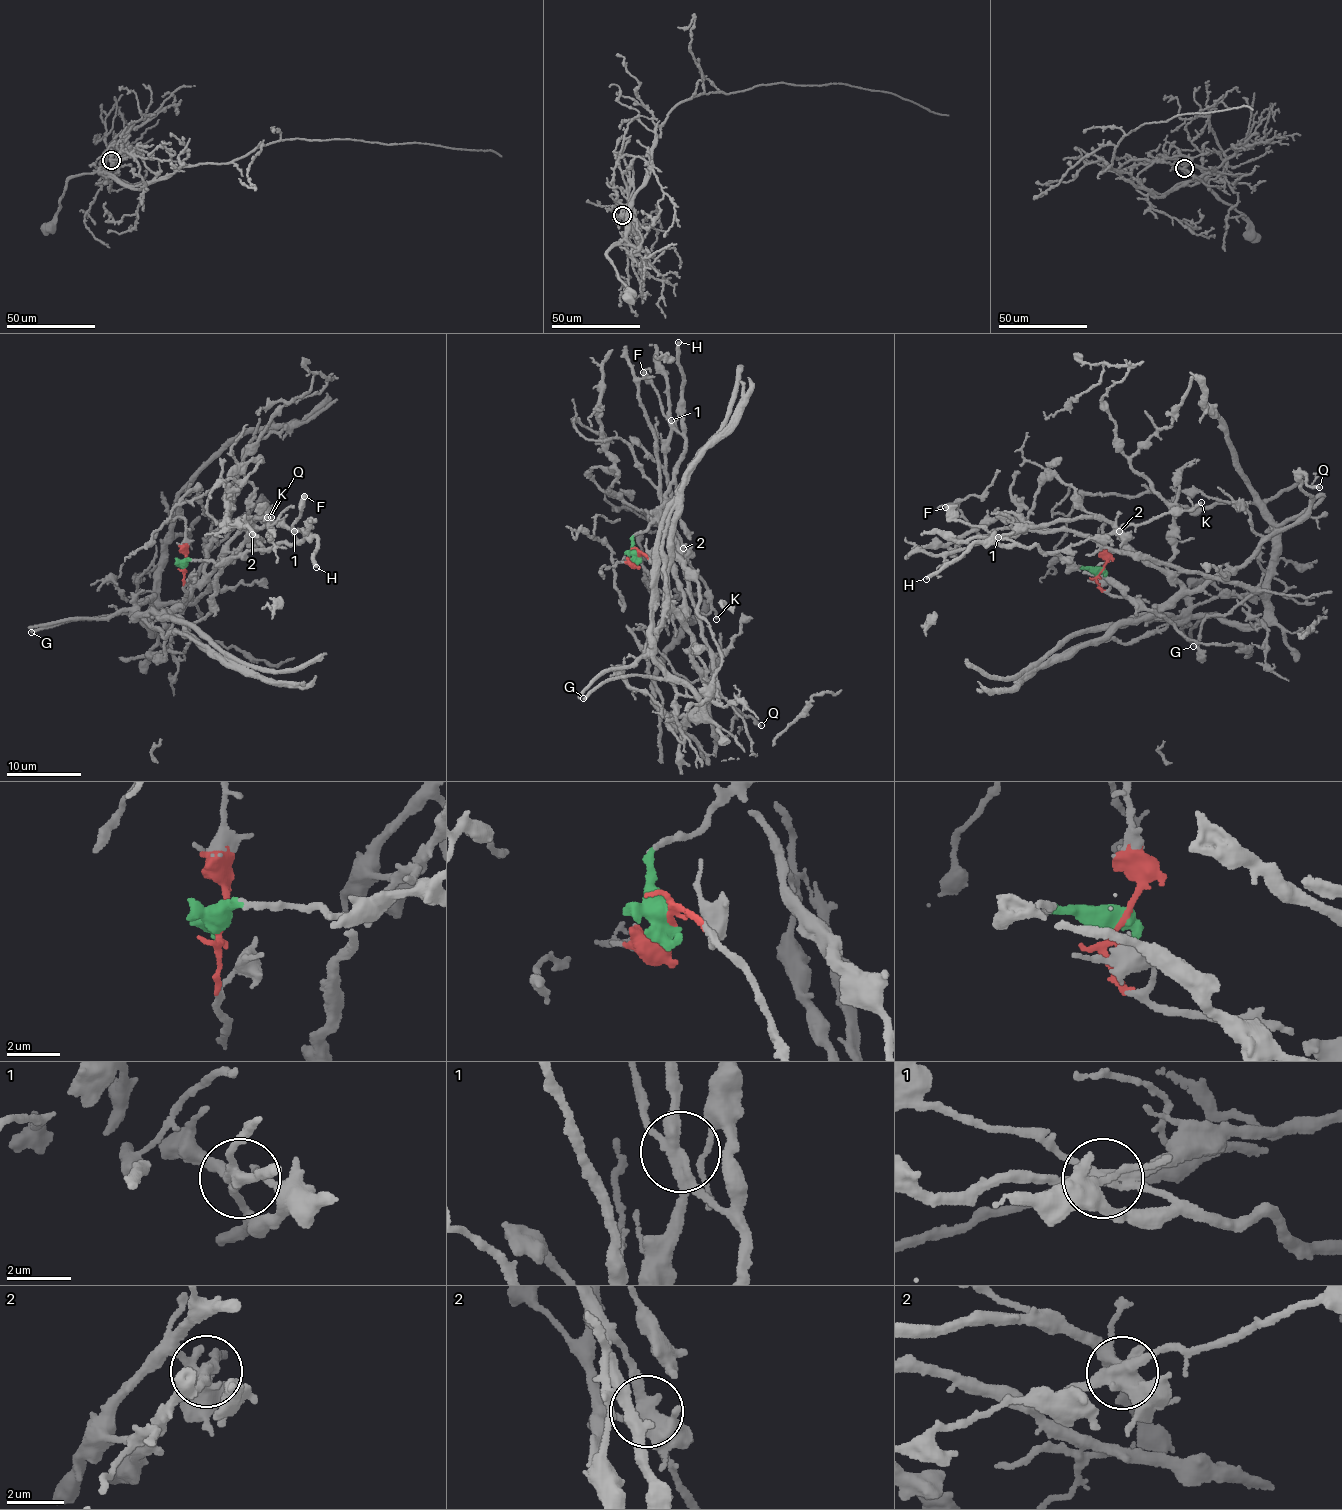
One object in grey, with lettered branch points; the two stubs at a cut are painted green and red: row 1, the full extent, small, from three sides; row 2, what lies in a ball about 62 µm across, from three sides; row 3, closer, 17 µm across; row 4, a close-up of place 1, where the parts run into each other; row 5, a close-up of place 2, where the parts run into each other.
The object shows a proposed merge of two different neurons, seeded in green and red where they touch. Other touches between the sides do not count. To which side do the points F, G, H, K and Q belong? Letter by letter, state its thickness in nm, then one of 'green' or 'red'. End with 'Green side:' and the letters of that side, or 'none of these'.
F: 400 nm | green
G: 240 nm | green
H: 320 nm | green
K: 190 nm | green
Q: 320 nm | red
Green side: F, G, H, K

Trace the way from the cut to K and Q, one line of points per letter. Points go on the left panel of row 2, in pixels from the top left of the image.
K: (185, 564), (189, 560), (221, 563), (262, 549), (258, 539), (251, 536), (253, 530), (267, 524), (267, 517)
Q: (185, 564), (186, 596), (178, 604), (183, 606), (205, 559), (202, 547), (210, 530), (263, 501), (271, 516)

